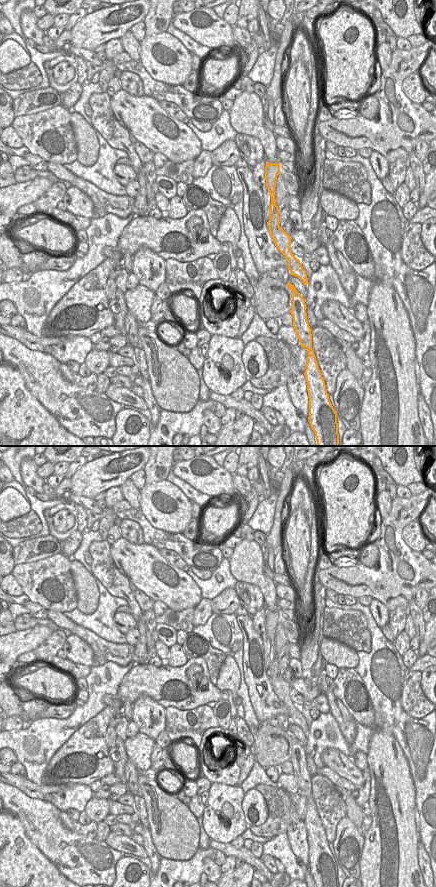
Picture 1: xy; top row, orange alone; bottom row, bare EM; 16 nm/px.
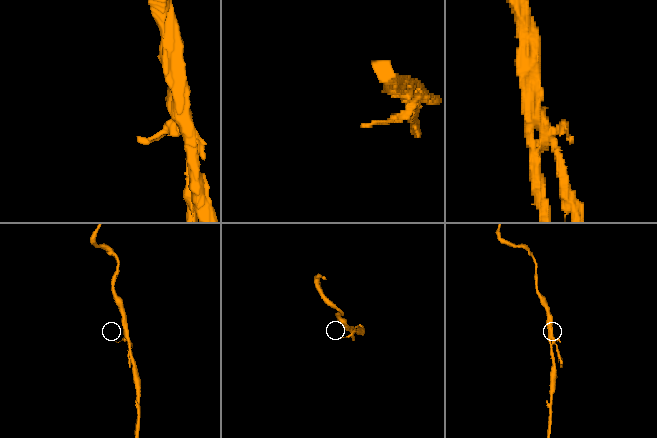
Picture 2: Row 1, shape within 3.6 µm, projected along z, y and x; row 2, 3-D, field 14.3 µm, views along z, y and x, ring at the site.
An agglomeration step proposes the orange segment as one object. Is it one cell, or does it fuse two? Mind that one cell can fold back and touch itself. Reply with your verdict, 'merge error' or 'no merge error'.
merge error

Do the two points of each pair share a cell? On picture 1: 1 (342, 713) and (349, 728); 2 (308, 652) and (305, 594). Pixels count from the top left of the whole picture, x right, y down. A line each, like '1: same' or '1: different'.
1: same
2: different

